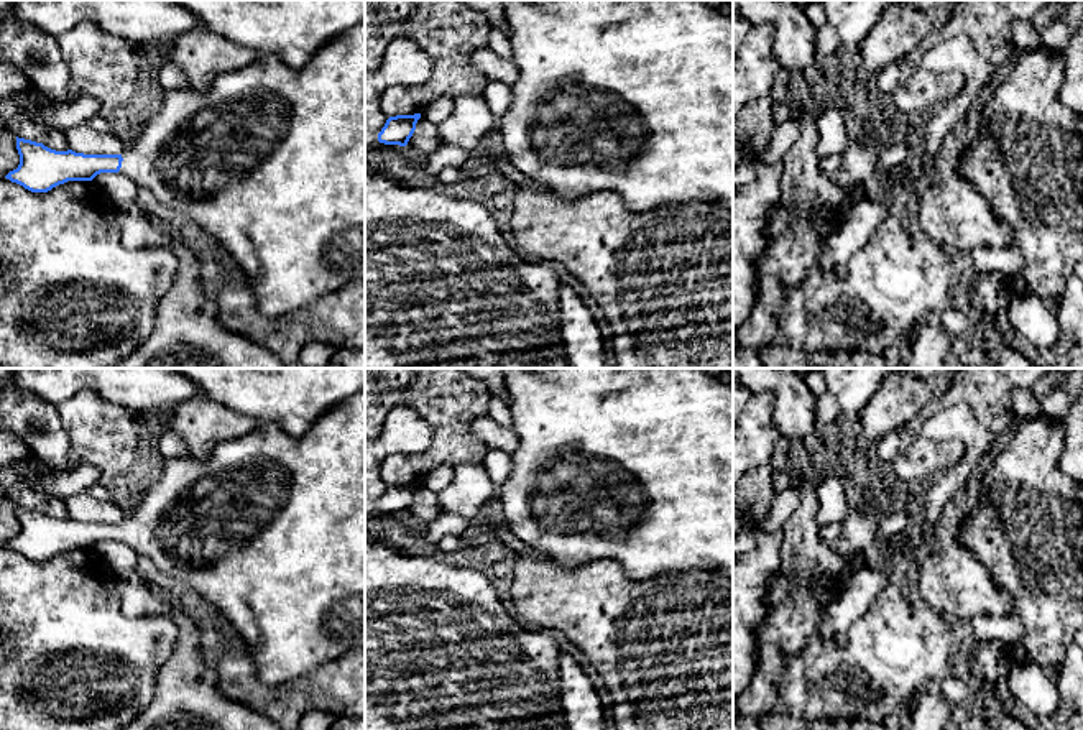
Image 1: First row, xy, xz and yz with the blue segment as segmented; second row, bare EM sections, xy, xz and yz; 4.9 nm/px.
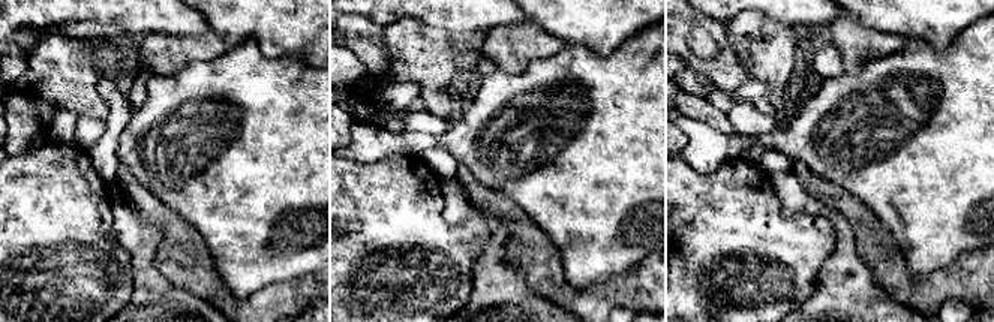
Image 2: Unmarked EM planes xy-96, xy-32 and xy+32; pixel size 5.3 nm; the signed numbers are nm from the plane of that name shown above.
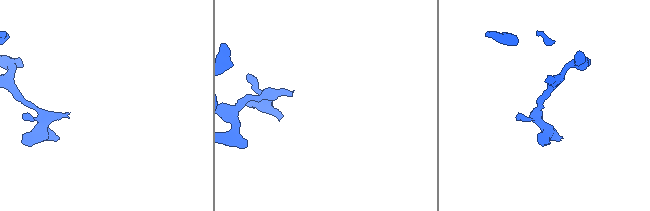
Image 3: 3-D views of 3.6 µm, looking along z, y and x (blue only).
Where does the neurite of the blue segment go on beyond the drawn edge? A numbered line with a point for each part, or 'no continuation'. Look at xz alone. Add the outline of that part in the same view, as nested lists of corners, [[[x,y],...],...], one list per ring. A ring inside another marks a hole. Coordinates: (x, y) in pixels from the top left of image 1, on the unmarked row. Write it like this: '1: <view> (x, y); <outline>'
no continuation

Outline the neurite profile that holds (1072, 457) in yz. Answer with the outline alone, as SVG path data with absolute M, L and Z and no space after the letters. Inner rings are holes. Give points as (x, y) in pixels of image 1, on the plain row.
M1073 368L1067 380L1070 409L1062 419L1065 447L1060 455L1062 474L1083 483L1083 368Z

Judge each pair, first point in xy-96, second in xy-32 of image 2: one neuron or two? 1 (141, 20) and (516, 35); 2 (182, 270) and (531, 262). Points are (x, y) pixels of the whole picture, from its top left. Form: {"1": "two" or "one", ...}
{"1": "two", "2": "one"}

